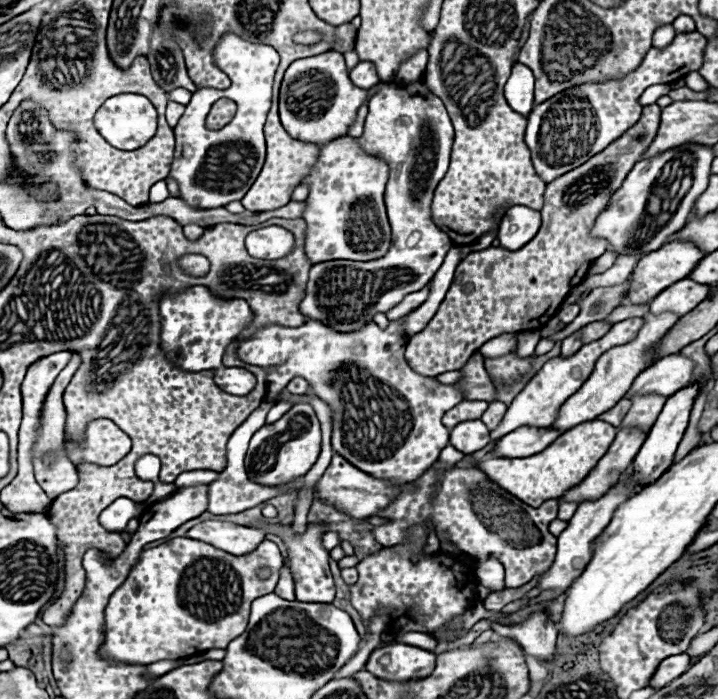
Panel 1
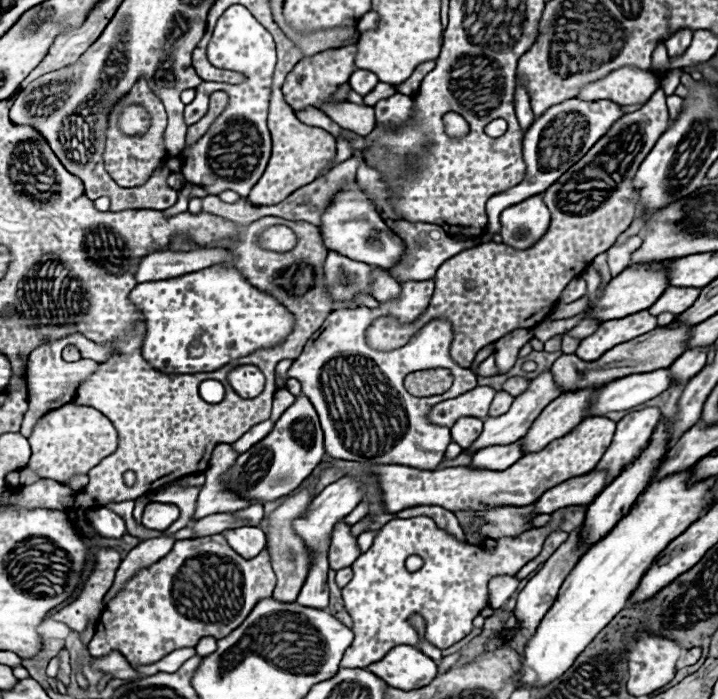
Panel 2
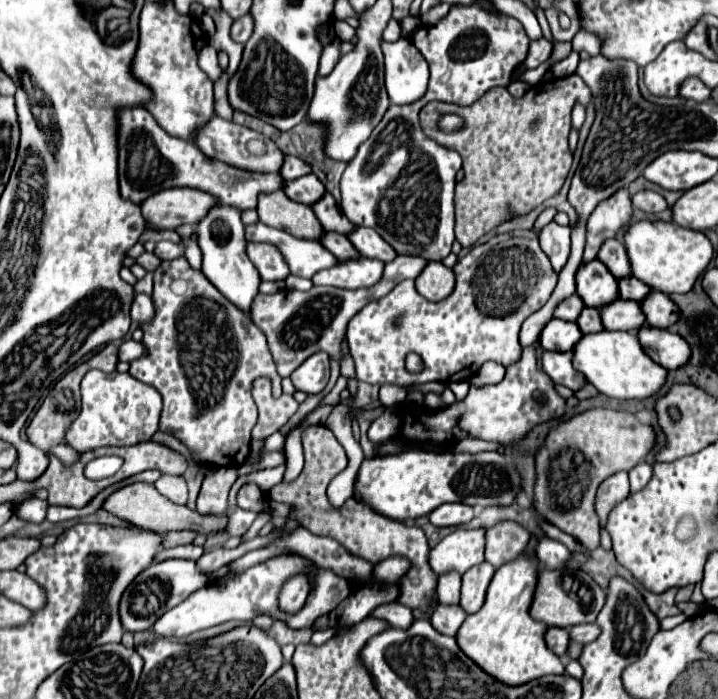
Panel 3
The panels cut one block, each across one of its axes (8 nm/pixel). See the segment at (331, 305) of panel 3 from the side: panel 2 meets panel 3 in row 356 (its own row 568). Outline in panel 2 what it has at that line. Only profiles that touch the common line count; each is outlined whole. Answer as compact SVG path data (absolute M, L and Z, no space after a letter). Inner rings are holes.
M302 490L300 494L292 496L290 500L286 500L284 504L280 504L272 516L270 516L270 532L268 532L268 552L270 552L270 558L272 558L272 568L276 572L276 578L278 578L278 584L274 588L274 598L280 600L280 602L296 602L298 598L298 592L306 580L306 574L308 574L308 568L310 568L310 554L308 554L308 548L304 546L304 542L294 534L292 530L292 522L296 518L300 518L306 508L310 506L312 498L308 494L310 490ZM338 522L334 526L332 532L332 540L330 540L330 550L328 550L328 562L332 570L338 568L346 568L350 566L356 558L360 556L356 538L350 534L350 526L346 526L344 522Z

